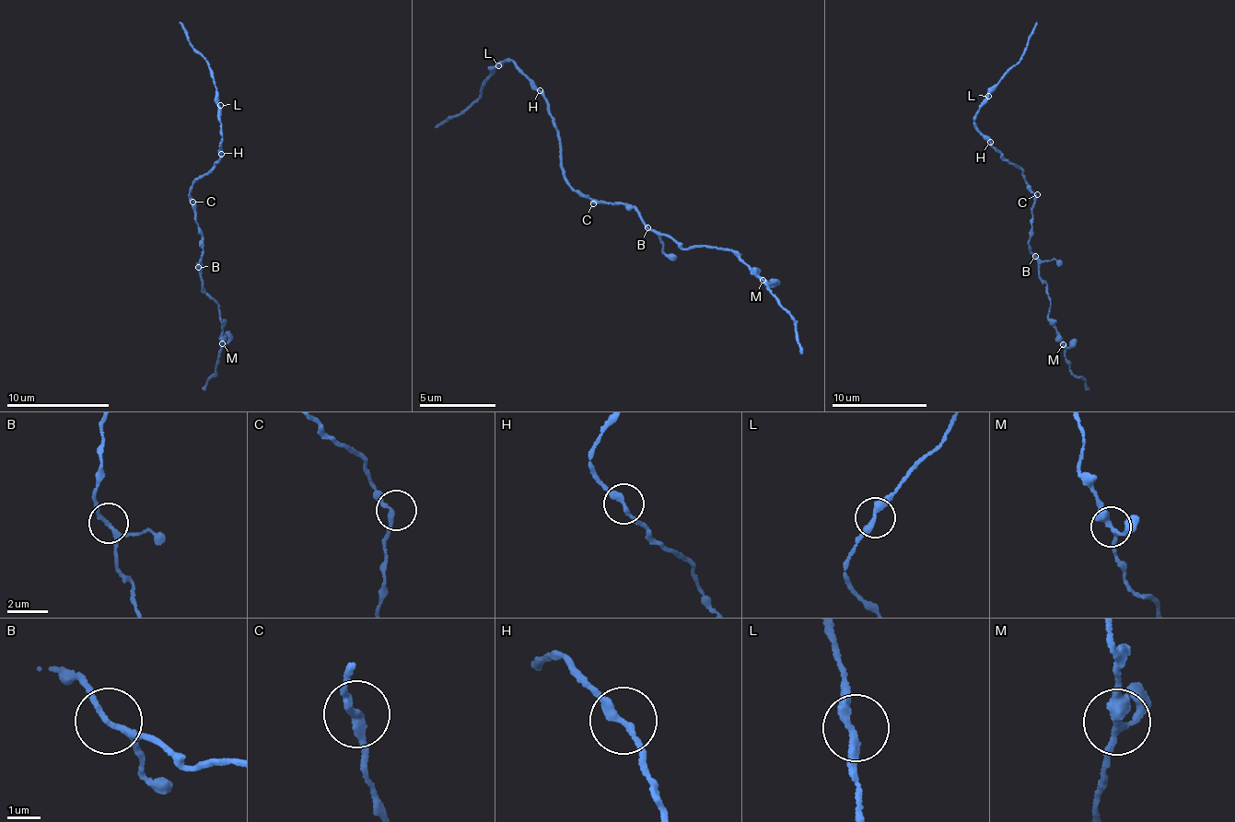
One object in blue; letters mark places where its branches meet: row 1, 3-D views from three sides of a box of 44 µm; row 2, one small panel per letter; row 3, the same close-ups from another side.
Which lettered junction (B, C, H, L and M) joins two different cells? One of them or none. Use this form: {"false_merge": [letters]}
{"false_merge": []}

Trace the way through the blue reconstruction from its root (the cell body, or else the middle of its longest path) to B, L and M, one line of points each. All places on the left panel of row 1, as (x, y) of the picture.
B: (192, 203), (195, 223), (203, 236), (202, 260), (198, 268)
L: (192, 203), (192, 183), (221, 156), (223, 133), (218, 115), (220, 105)
M: (192, 203), (195, 223), (203, 236), (202, 260), (198, 268), (201, 288), (221, 313), (221, 343)

